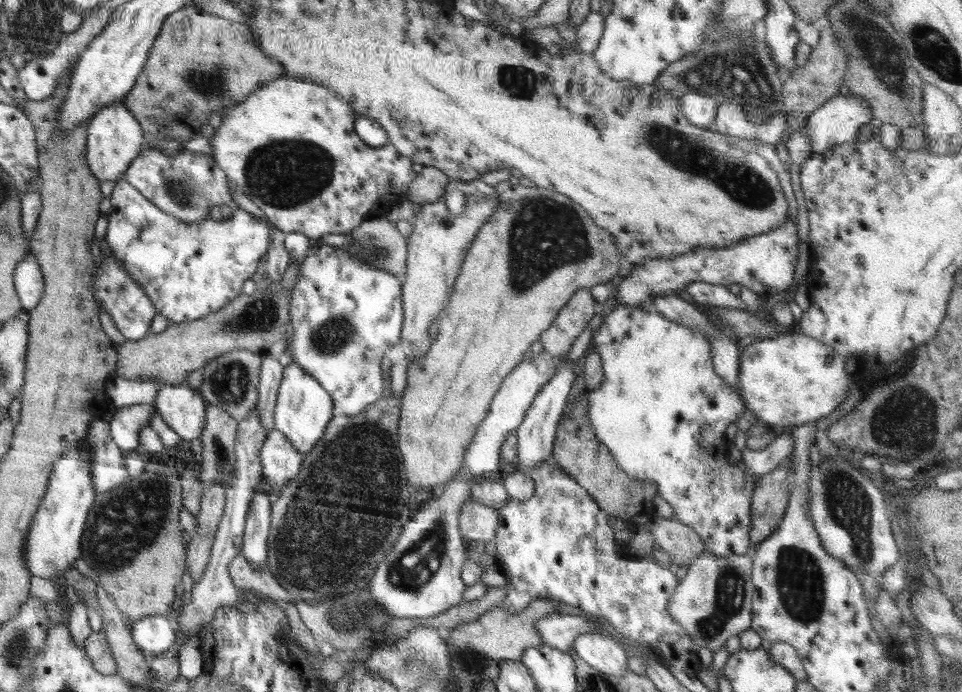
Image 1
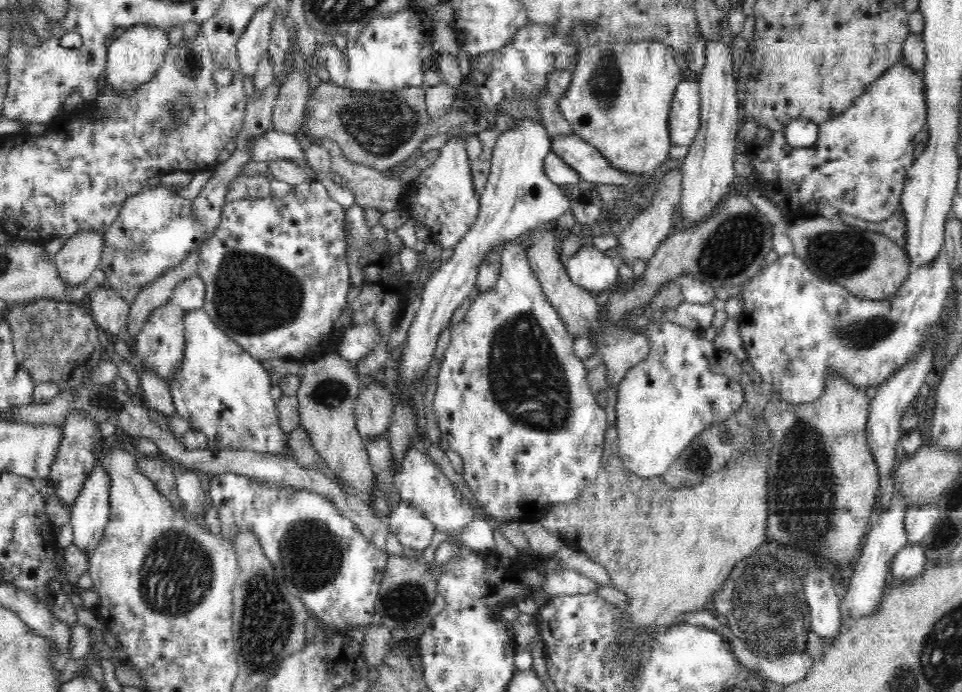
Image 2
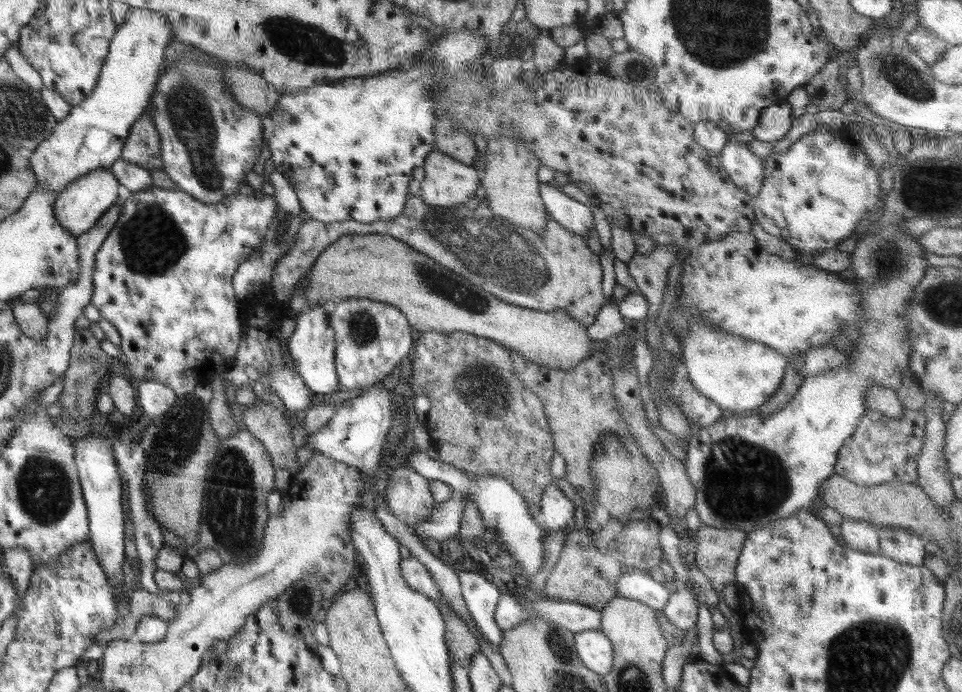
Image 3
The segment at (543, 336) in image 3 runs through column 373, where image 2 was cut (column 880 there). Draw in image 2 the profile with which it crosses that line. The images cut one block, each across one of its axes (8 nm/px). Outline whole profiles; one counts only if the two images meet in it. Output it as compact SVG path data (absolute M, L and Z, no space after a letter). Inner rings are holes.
M824 217L796 220L788 224L794 254L818 278L834 281L860 299L888 299L910 276L912 263L903 247L879 233L848 226Z

